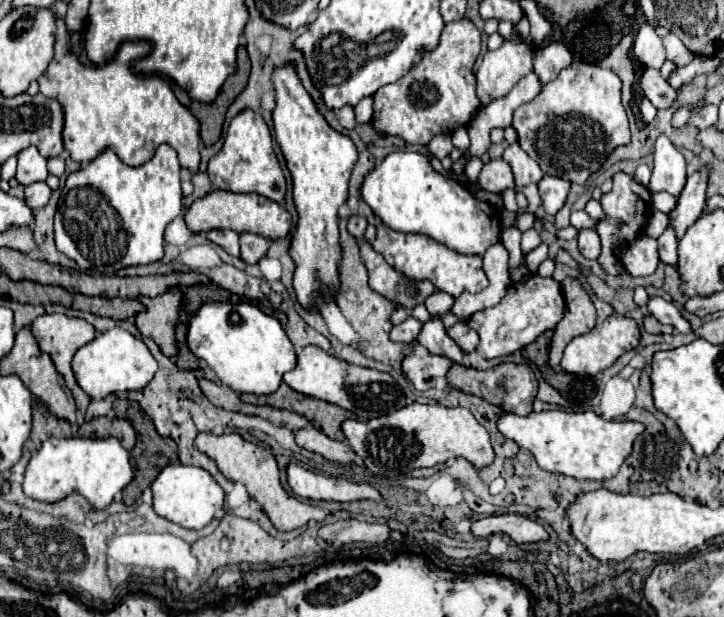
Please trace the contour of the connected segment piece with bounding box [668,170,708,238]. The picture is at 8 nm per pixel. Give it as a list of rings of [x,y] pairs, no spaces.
[[[700,170],[687,178],[676,208],[668,214],[676,238],[682,238],[686,228],[700,218],[706,204],[706,182],[708,182],[706,170]]]

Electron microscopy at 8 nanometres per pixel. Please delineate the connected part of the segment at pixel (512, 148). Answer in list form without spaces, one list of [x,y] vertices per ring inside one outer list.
[[[510,144],[502,158],[510,164],[510,168],[514,172],[514,178],[516,178],[516,186],[540,182],[540,178],[544,176],[540,166],[518,144]]]

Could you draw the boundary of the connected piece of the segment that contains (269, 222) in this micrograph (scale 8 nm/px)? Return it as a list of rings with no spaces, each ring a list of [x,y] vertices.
[[[212,188],[212,192],[198,198],[196,202],[192,202],[192,206],[184,214],[184,222],[196,234],[220,228],[220,230],[234,230],[238,234],[254,232],[254,234],[260,234],[270,240],[284,238],[292,228],[292,218],[286,212],[286,208],[282,208],[280,204],[276,204],[260,194],[236,194],[236,192],[218,190],[218,188]]]

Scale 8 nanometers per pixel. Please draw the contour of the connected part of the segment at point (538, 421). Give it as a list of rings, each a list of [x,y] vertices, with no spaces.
[[[542,410],[530,412],[528,416],[516,416],[500,412],[498,430],[514,440],[520,448],[534,454],[540,468],[548,472],[560,472],[572,478],[606,480],[612,478],[620,464],[632,450],[634,438],[644,430],[640,422],[630,420],[604,420],[592,410],[586,412],[564,412],[564,410]]]

